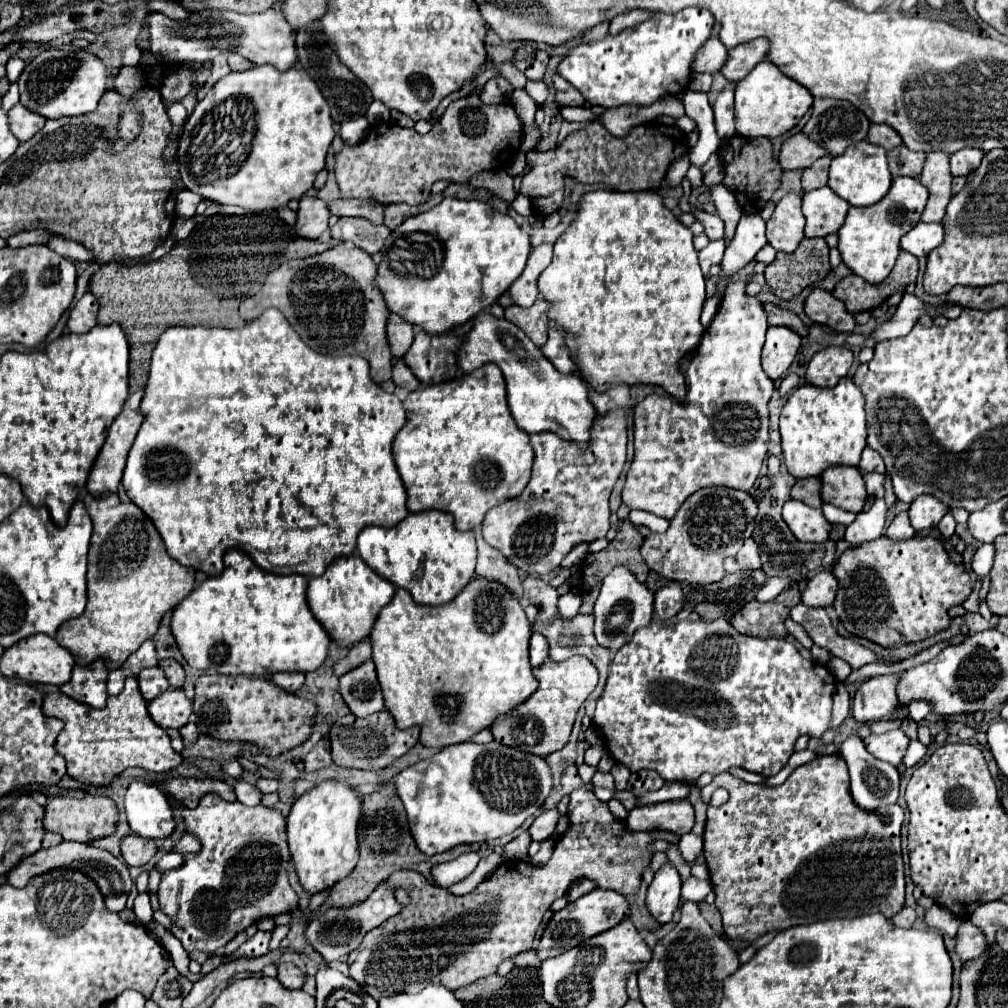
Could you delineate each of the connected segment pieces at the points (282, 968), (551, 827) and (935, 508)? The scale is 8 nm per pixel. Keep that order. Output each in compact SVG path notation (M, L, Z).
M279 963L277 969L279 969L277 979L281 981L283 987L289 987L289 989L301 989L303 987L305 977L301 975L301 971L293 963Z
M557 809L543 811L541 815L537 815L537 817L535 817L535 821L533 821L533 825L529 827L531 839L533 839L533 841L543 841L543 839L549 839L549 837L553 835L553 831L555 831L557 819L559 819Z
M921 495L911 503L909 519L911 519L911 525L915 531L923 531L923 529L935 527L947 511L949 509L939 499L935 499L931 495Z

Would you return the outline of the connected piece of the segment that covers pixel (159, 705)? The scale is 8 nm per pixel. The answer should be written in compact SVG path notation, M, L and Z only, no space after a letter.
M167 689L147 705L151 719L163 729L181 729L193 713L191 699L181 689Z

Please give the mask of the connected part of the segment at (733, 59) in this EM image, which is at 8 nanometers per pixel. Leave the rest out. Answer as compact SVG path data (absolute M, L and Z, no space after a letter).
M765 37L741 43L729 49L729 59L721 69L721 73L731 81L741 81L743 77L747 77L749 71L755 69L757 63L761 63L767 57L767 51L769 51L769 41Z

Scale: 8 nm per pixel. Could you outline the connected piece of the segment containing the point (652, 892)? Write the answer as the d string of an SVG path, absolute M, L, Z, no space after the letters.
M665 863L647 889L647 909L659 923L669 923L679 907L681 877L673 863Z

